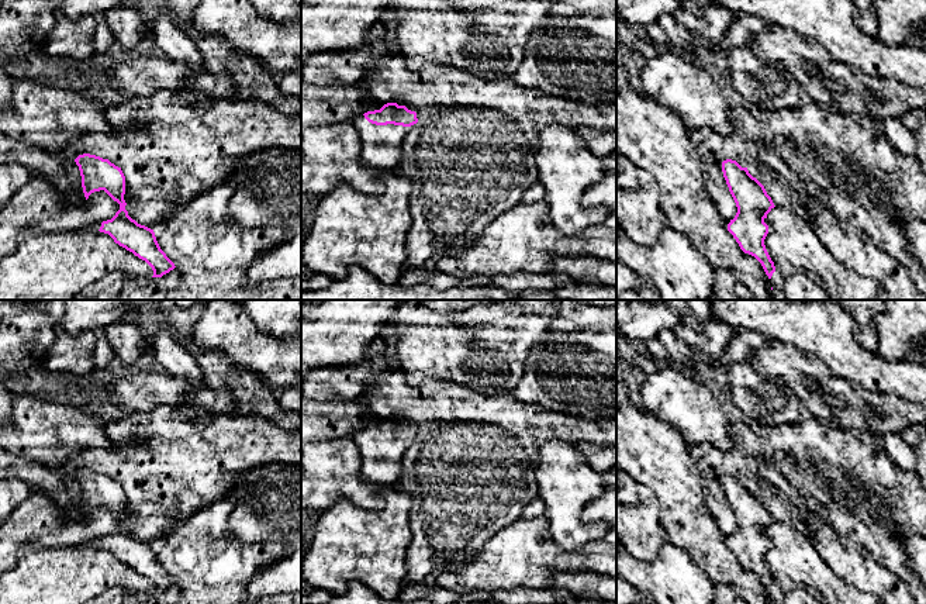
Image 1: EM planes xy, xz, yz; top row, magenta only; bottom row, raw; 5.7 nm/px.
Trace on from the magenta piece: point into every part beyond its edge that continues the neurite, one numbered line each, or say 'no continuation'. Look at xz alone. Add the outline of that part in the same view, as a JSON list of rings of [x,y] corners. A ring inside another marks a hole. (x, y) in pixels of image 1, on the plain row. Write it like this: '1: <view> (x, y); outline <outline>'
1: xz (382, 465); outline [[[359,429],[352,439],[362,459],[362,479],[381,487],[397,484],[402,472],[402,456],[410,445],[417,441],[376,441],[369,438],[363,429]]]

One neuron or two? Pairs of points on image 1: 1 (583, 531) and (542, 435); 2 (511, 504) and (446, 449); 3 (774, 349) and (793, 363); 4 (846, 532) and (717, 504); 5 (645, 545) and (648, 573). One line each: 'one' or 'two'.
1: two
2: one
3: one
4: one
5: two

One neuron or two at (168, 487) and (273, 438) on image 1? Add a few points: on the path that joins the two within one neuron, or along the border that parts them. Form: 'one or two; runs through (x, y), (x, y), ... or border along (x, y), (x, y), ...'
one; runs through (194, 466), (231, 444), (246, 441)

